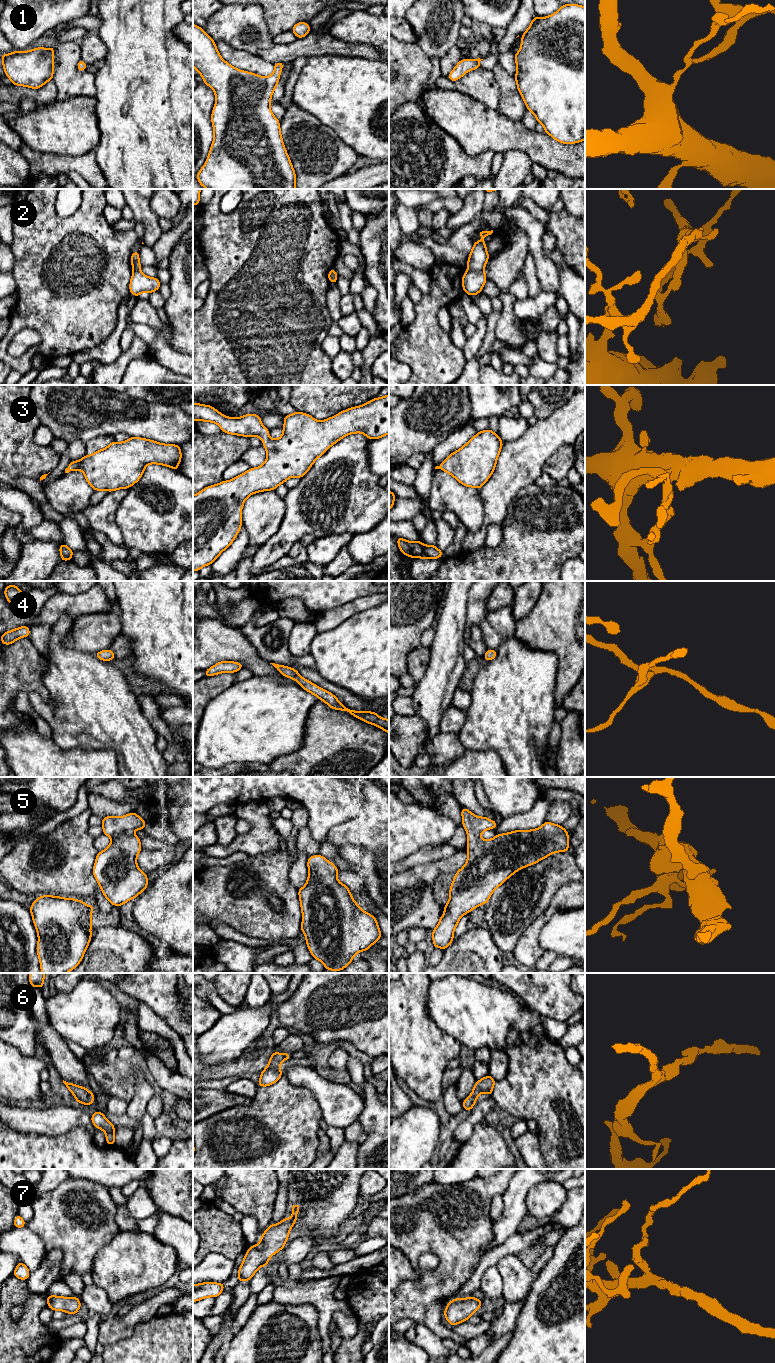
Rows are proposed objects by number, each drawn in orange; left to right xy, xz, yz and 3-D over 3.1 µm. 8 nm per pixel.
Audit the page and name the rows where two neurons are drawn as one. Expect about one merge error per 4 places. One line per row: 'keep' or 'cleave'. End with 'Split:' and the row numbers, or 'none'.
1: keep
2: cleave
3: keep
4: keep
5: keep
6: keep
7: keep
Split: 2

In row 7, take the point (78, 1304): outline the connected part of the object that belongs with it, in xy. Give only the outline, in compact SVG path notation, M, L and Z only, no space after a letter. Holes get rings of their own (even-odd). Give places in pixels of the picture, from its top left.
M47 1295L47 1306L53 1311L64 1311L67 1314L77 1314L81 1307L81 1302L77 1297L62 1297Z

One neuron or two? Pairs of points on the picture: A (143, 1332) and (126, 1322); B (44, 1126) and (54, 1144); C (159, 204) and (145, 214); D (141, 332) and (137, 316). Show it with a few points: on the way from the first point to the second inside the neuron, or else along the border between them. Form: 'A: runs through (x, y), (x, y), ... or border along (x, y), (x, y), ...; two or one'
A: border along (155, 1314), (140, 1321), (130, 1336), (116, 1341); two
B: border along (73, 1130), (56, 1136), (27, 1133); two
C: border along (148, 199), (150, 209), (158, 218); two
D: border along (162, 322), (159, 326), (134, 324); two

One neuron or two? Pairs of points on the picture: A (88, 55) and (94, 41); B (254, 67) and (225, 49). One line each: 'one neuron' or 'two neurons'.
A: one neuron
B: one neuron

